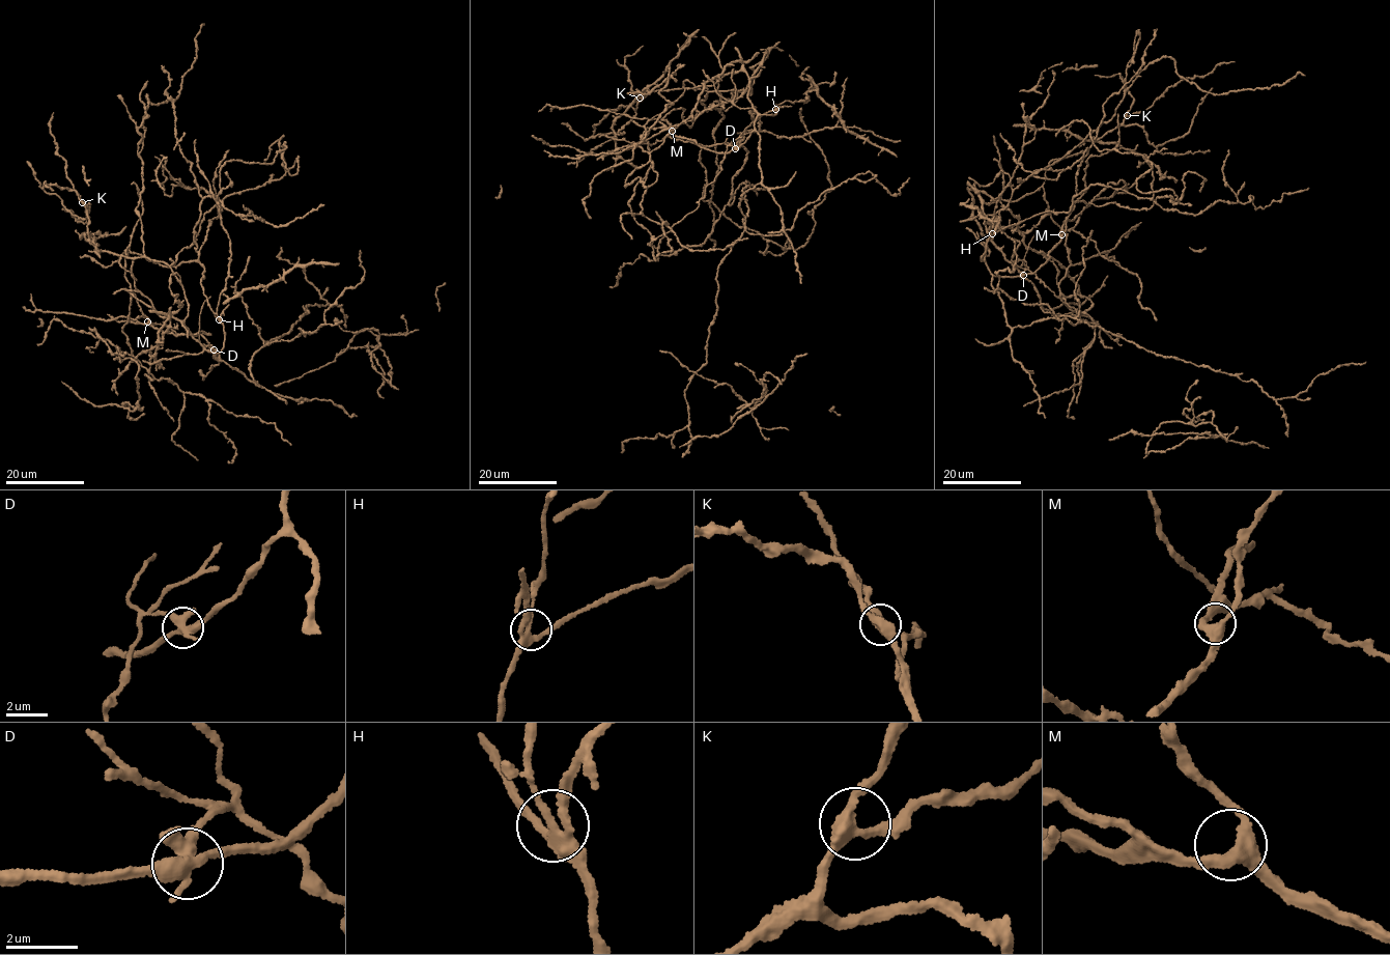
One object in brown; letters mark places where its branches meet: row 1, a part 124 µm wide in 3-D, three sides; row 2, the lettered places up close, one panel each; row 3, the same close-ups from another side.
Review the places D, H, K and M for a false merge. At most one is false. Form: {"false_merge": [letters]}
{"false_merge": ["D"]}

